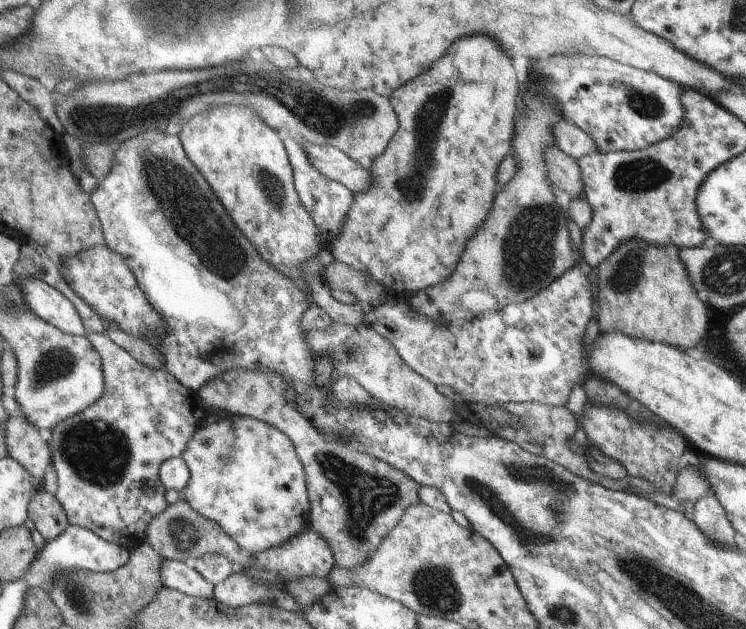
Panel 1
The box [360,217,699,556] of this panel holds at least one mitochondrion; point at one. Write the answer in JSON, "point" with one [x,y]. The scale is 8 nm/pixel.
{"point":[624,279]}

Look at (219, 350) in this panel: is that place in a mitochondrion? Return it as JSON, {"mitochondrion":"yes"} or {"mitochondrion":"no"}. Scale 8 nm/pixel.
{"mitochondrion":"no"}

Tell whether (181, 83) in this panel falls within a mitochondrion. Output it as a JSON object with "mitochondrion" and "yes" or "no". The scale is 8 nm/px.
{"mitochondrion":"no"}

